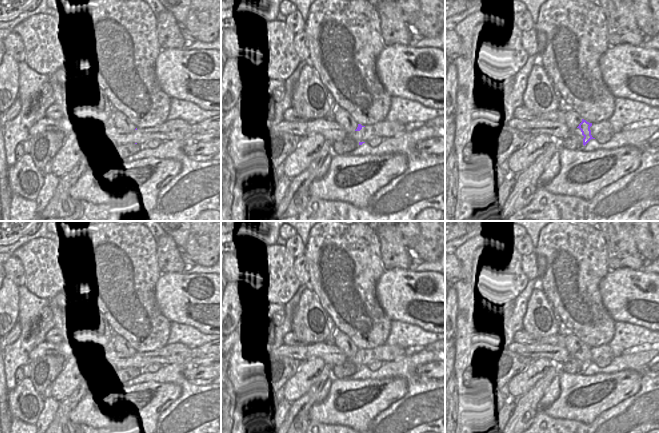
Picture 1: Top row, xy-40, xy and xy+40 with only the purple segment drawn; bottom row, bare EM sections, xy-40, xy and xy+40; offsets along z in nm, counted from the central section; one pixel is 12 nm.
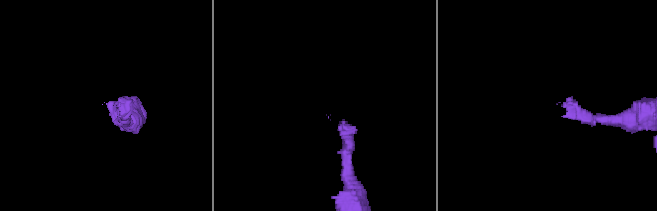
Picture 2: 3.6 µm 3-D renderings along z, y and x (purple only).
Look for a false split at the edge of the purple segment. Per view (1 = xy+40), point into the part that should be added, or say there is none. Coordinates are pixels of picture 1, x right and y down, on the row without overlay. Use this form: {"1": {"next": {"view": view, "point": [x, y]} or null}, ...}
{"1": {"next": {"view": "xy+40", "point": [572, 343]}}}

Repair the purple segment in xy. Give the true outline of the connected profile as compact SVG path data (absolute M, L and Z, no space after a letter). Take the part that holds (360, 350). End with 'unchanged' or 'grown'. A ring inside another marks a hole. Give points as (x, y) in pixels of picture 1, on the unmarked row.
M333 329L331 333L331 342L333 345L342 350L348 358L354 355L360 355L363 351L361 348L357 348L353 341L344 333Z; grown

